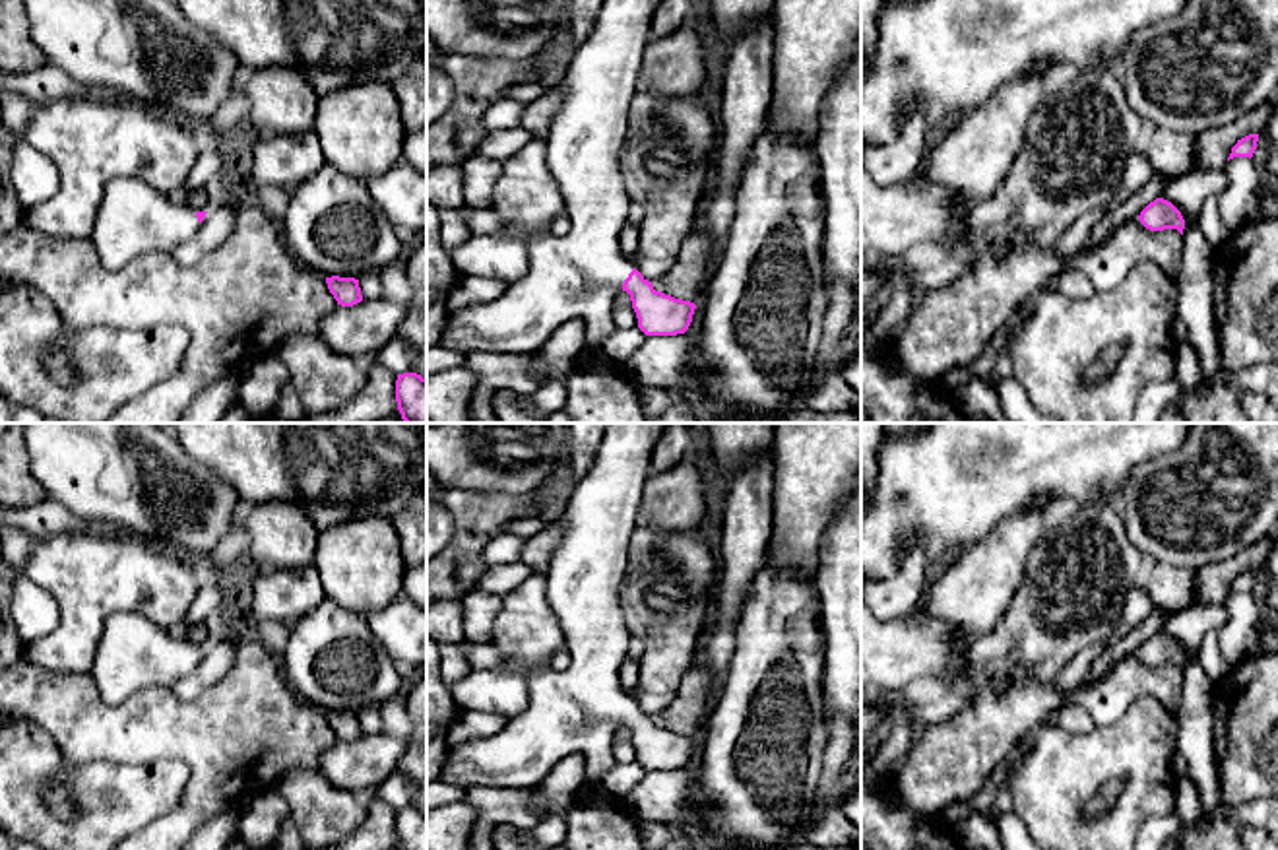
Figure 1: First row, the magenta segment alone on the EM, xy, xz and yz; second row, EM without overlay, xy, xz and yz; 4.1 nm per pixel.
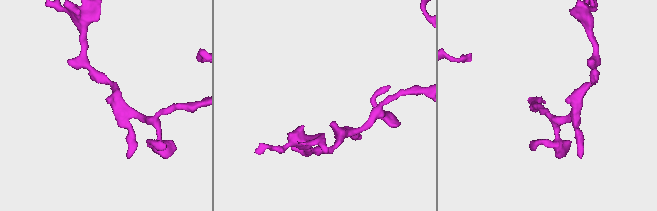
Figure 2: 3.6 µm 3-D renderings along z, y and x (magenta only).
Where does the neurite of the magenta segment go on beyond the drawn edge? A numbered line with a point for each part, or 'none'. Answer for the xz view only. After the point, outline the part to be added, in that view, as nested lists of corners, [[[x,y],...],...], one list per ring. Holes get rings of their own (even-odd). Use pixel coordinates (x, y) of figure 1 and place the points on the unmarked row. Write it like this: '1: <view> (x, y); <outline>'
1: xz (576, 711); [[[607,423],[588,474],[576,481],[562,512],[562,538],[547,563],[547,598],[562,627],[572,656],[564,671],[531,670],[529,704],[489,736],[448,747],[440,778],[463,790],[473,786],[537,788],[562,759],[584,753],[590,778],[617,761],[615,730],[634,704],[623,689],[619,670],[626,658],[630,633],[621,605],[628,543],[640,524],[642,485],[650,475],[652,452],[667,423]]]

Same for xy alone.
1: xy (132, 654); [[[112,613],[89,668],[99,697],[118,704],[130,695],[173,687],[200,664],[196,646],[138,613]]]

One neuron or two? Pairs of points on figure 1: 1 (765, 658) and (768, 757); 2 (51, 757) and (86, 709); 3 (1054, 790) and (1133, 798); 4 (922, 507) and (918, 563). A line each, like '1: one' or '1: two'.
1: one
2: two
3: one
4: two

